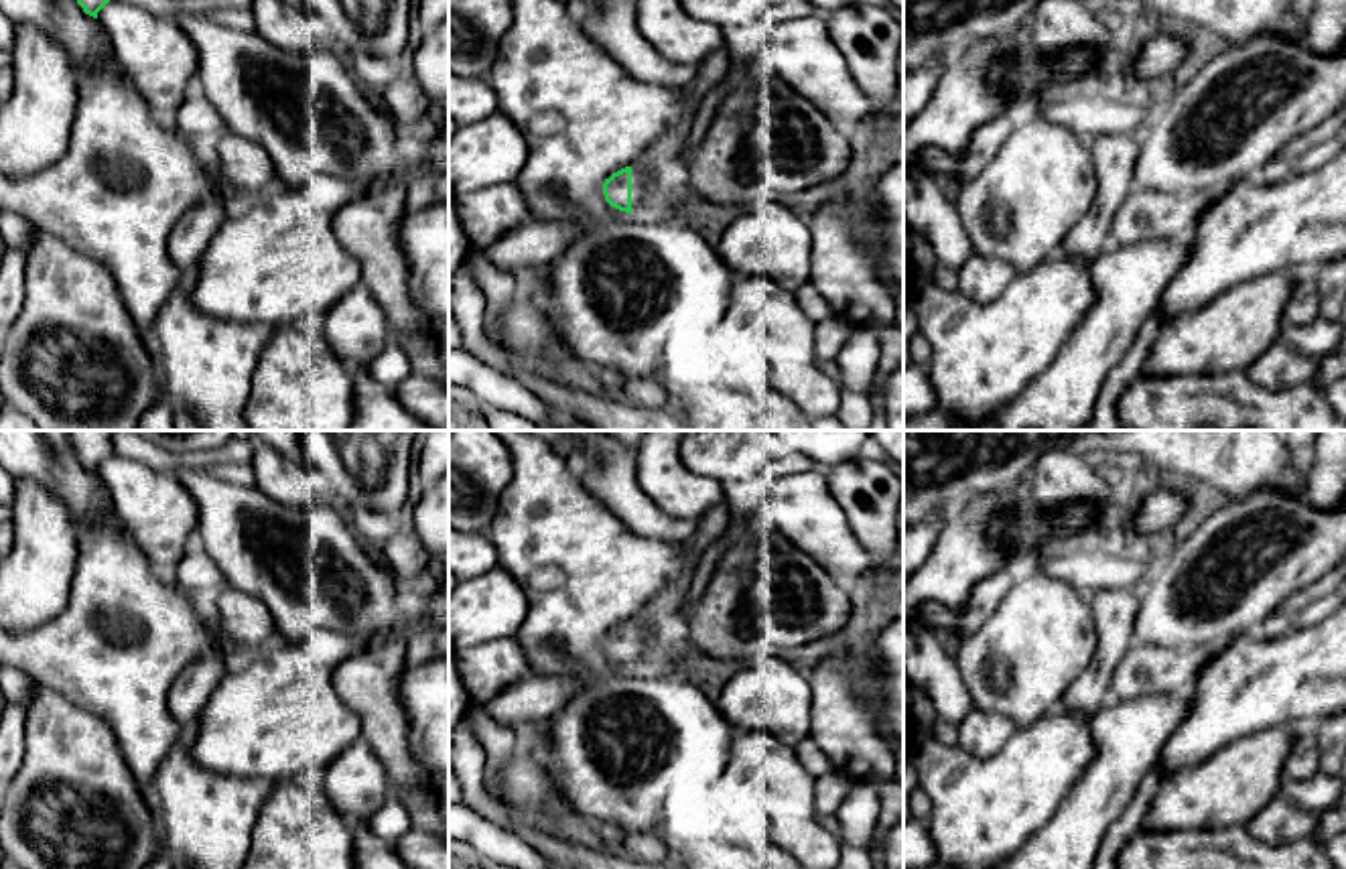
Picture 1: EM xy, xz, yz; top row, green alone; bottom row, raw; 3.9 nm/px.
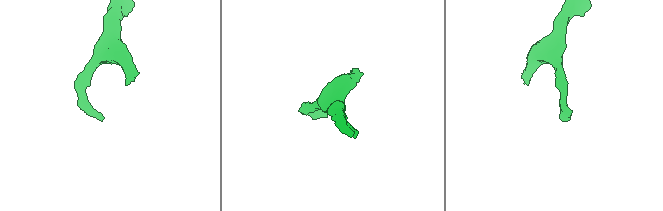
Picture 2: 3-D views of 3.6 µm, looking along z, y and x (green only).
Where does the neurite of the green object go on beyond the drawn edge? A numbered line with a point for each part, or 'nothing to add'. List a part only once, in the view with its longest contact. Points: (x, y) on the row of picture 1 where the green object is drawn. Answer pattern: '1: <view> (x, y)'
1: xz (638, 183)

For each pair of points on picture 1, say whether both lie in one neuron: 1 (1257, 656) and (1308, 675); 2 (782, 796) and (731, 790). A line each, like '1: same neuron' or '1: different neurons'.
1: same neuron
2: different neurons

